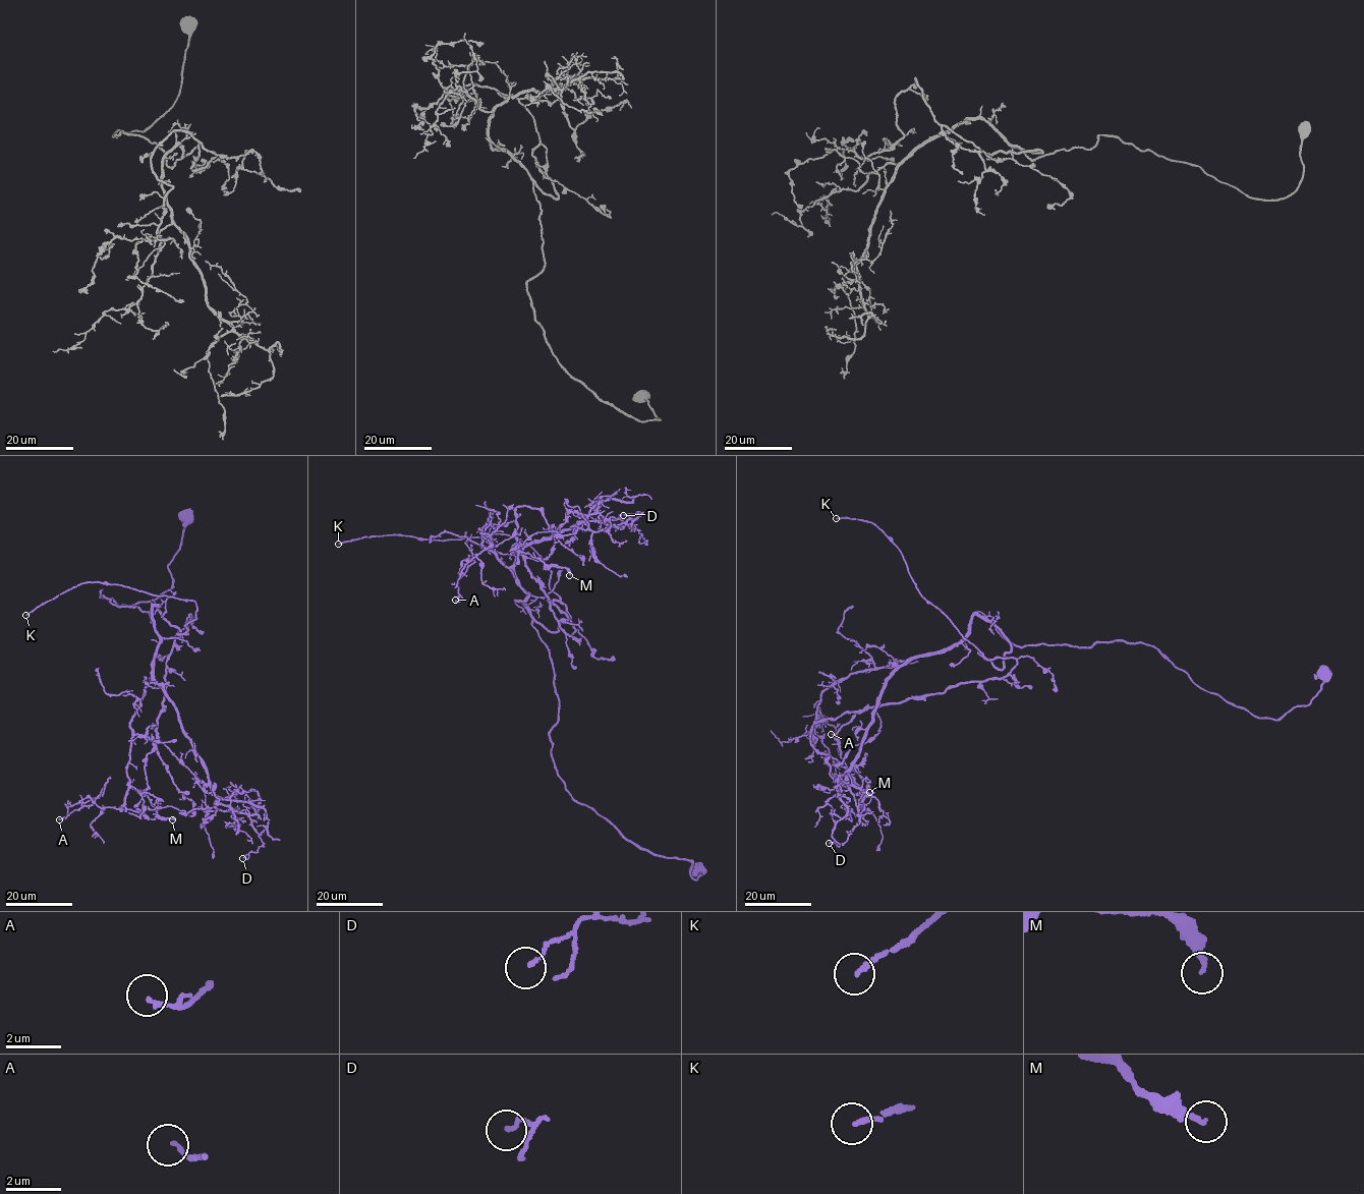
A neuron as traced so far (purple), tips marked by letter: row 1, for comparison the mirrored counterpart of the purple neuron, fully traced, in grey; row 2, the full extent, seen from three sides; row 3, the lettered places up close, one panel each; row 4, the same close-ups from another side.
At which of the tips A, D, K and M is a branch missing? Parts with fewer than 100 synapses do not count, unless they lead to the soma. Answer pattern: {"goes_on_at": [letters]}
{"goes_on_at": ["K"]}

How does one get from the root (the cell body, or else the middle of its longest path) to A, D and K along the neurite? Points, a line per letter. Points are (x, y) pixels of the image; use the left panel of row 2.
A: (187, 516), (170, 588), (127, 607), (100, 592), (153, 623), (159, 607), (125, 800), (76, 803), (59, 819)
D: (187, 516), (170, 588), (100, 594), (153, 623), (159, 607), (154, 677), (217, 808), (263, 842), (242, 858)
K: (187, 516), (170, 588), (100, 592), (183, 640), (196, 603), (118, 584), (25, 615)

